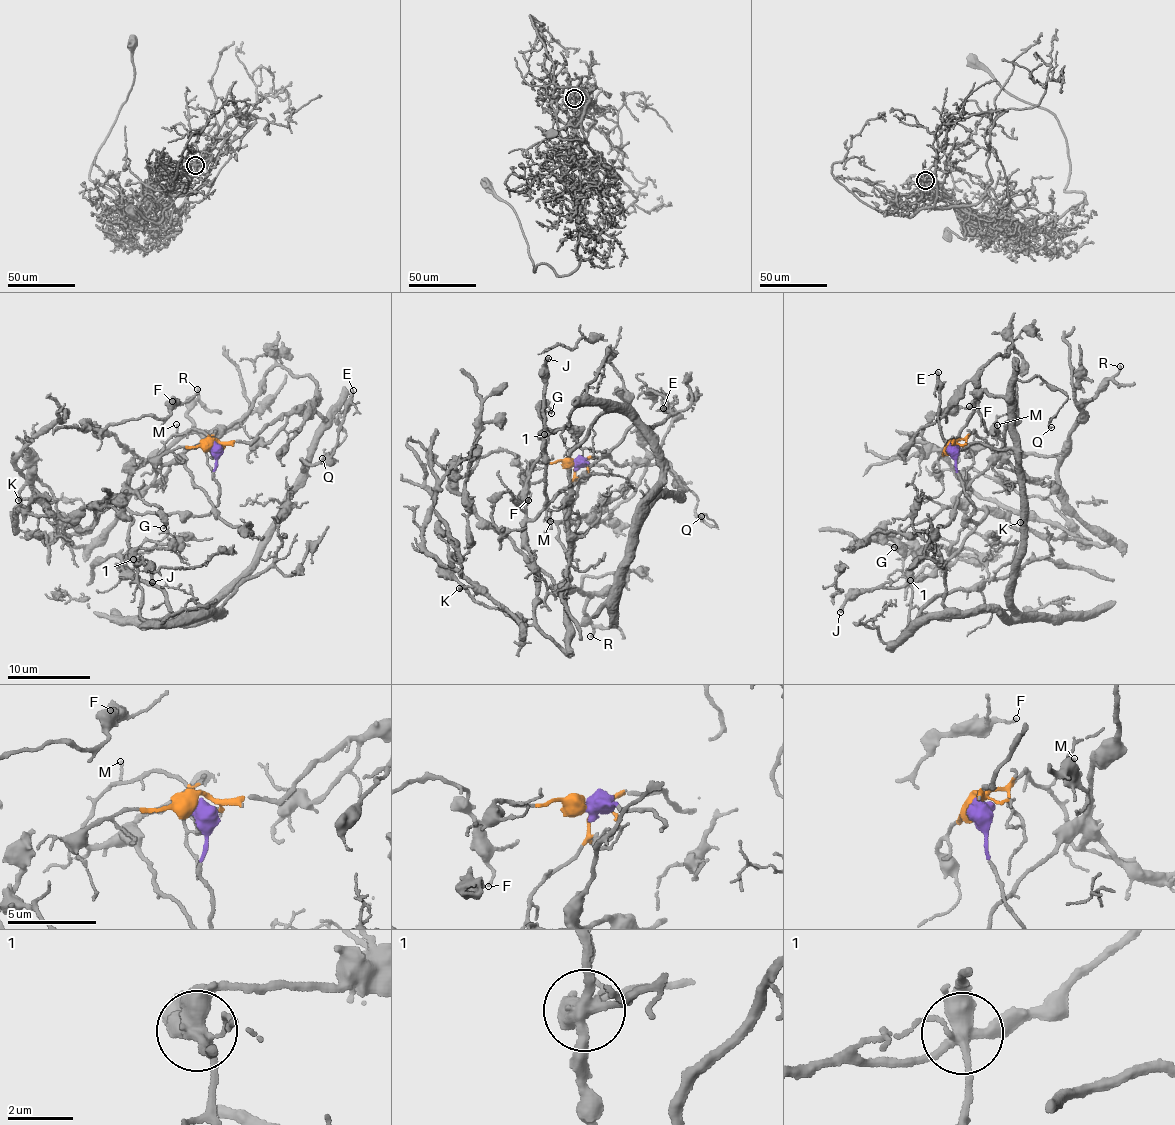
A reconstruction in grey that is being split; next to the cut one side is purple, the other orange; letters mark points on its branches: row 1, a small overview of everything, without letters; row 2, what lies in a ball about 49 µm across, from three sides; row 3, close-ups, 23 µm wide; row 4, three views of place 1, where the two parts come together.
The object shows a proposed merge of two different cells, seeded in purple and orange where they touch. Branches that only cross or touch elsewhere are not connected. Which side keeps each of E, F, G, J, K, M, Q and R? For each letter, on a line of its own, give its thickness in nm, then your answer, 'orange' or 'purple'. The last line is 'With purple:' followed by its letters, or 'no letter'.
E: 240 nm | orange
F: 120 nm | purple
G: 150 nm | purple
J: 260 nm | purple
K: 240 nm | purple
M: 100 nm | orange
Q: 90 nm | orange
R: 200 nm | purple
With purple: F, G, J, K, R

